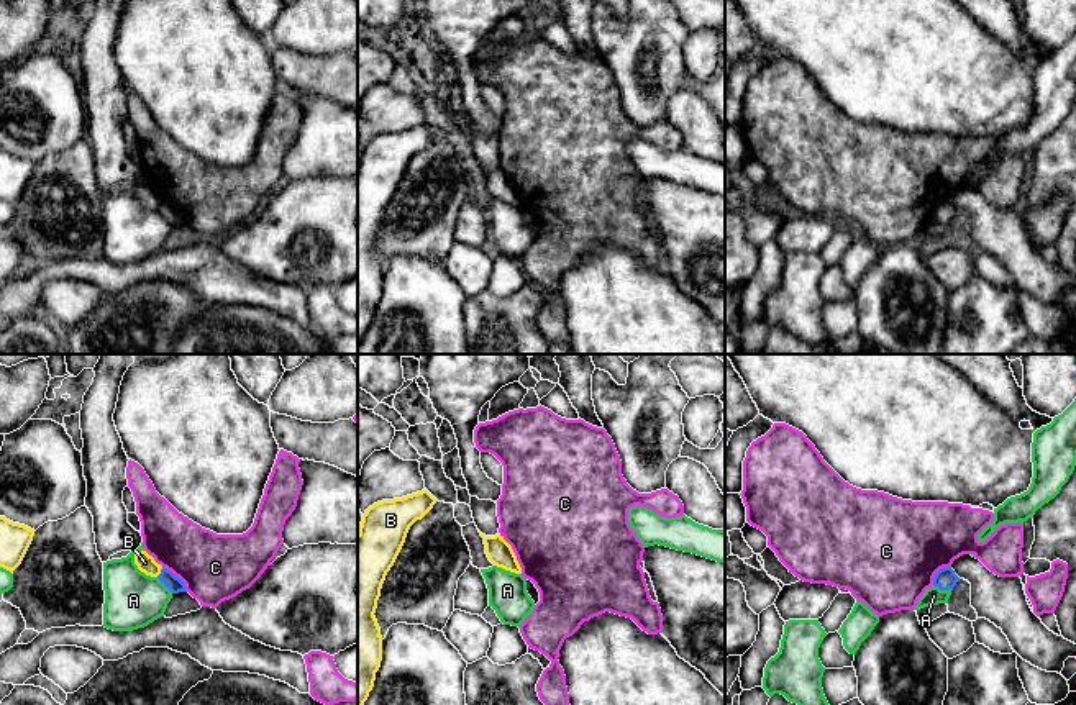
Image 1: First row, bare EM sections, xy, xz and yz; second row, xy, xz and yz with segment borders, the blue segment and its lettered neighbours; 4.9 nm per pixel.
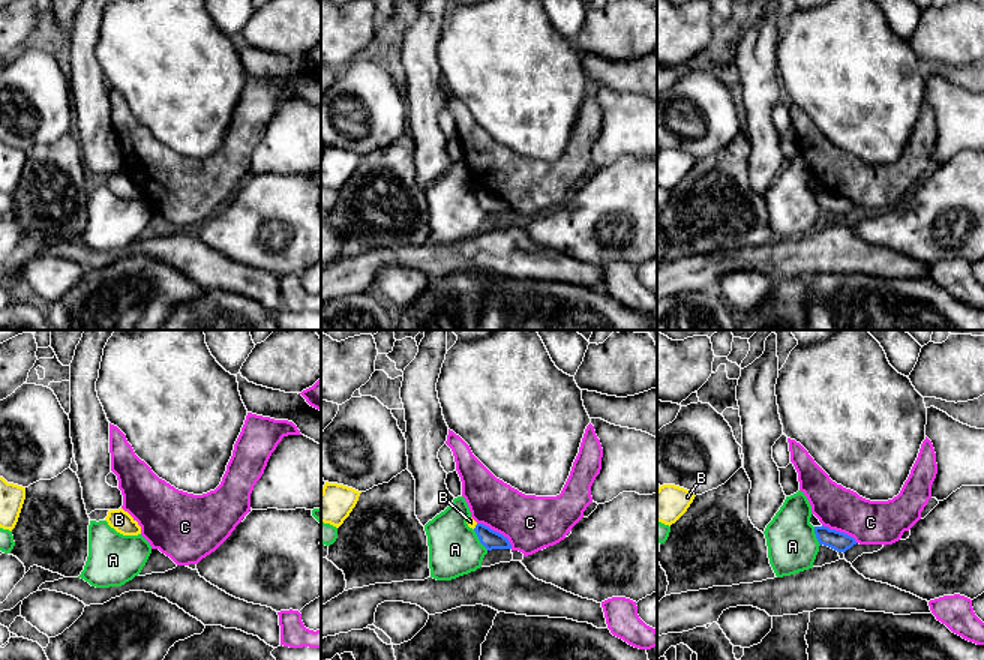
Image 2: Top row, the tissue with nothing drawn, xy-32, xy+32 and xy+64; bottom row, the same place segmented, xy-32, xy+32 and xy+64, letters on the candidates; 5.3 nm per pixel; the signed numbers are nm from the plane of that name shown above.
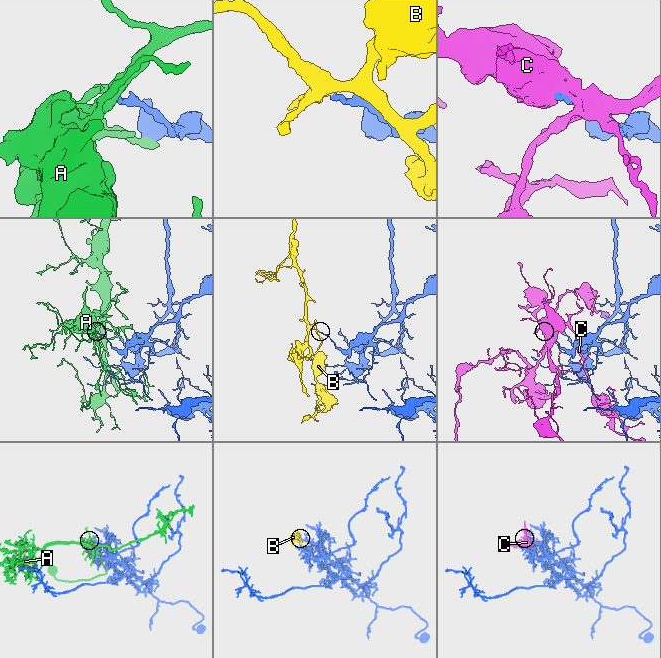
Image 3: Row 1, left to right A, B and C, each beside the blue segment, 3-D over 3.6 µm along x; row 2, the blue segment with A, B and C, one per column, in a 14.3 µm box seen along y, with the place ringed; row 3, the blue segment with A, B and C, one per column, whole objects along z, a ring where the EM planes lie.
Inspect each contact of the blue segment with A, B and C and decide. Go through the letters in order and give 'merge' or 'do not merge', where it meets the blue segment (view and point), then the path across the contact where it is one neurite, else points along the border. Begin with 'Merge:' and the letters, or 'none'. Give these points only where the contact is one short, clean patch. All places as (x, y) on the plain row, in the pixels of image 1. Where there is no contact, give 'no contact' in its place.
Merge: none
A: do not merge | yz (943, 222)
B: do not merge | xy (161, 205) | along xy (163, 200), (156, 209)
C: do not merge | xy (177, 210)

